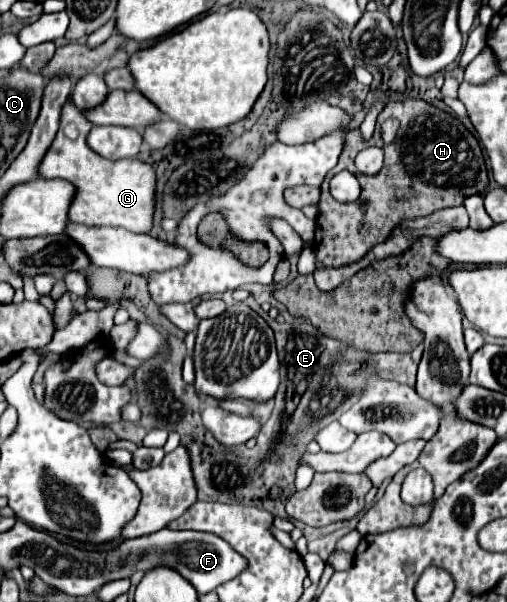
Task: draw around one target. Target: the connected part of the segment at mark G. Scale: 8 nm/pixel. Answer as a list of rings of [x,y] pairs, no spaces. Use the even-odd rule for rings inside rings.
[[[69,99],[61,113],[61,129],[45,153],[45,159],[41,163],[41,177],[53,179],[67,179],[77,187],[77,195],[73,199],[69,219],[79,225],[87,227],[123,227],[133,233],[149,233],[153,227],[153,213],[155,213],[155,183],[157,175],[155,169],[149,163],[143,163],[139,159],[119,159],[119,161],[107,161],[101,155],[97,155],[87,145],[87,133],[91,131],[91,121],[75,107],[75,103]],[[75,123],[77,125],[77,139],[69,139],[65,135],[65,125]]]

